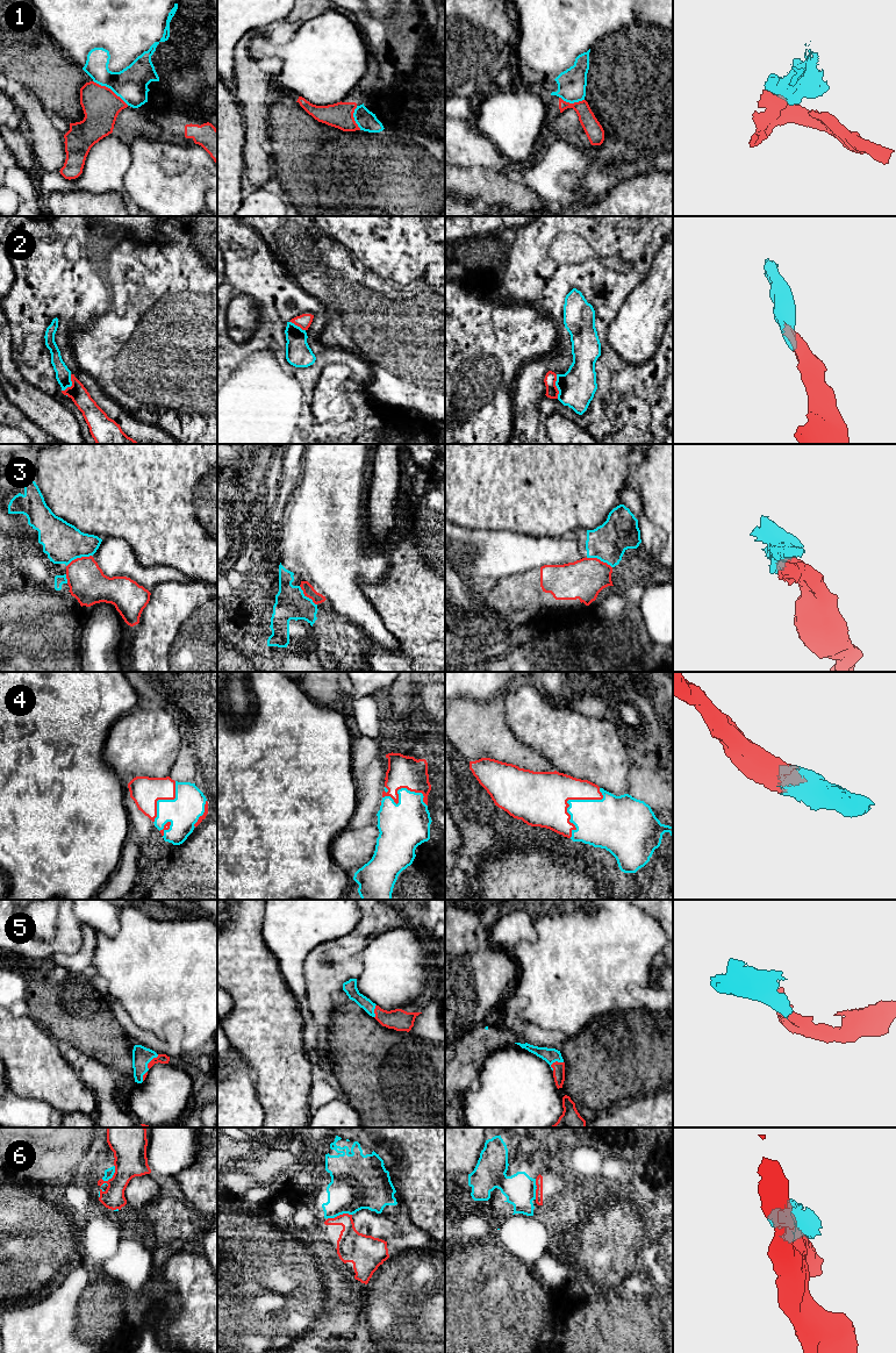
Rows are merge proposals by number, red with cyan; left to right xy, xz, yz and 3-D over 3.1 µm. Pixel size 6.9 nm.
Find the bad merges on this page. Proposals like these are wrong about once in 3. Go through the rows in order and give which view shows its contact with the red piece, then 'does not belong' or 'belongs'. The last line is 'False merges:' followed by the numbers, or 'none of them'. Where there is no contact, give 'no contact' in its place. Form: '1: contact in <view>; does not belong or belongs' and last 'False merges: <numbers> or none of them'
1: contact in xy; does not belong
2: contact in yz; belongs
3: contact in yz; does not belong
4: contact in yz; belongs
5: contact in yz; belongs
6: contact in xy; does not belong
False merges: 1, 3, 6

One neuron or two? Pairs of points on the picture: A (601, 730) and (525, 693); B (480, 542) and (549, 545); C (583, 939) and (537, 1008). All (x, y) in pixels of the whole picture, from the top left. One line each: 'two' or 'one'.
A: one
B: one
C: one

